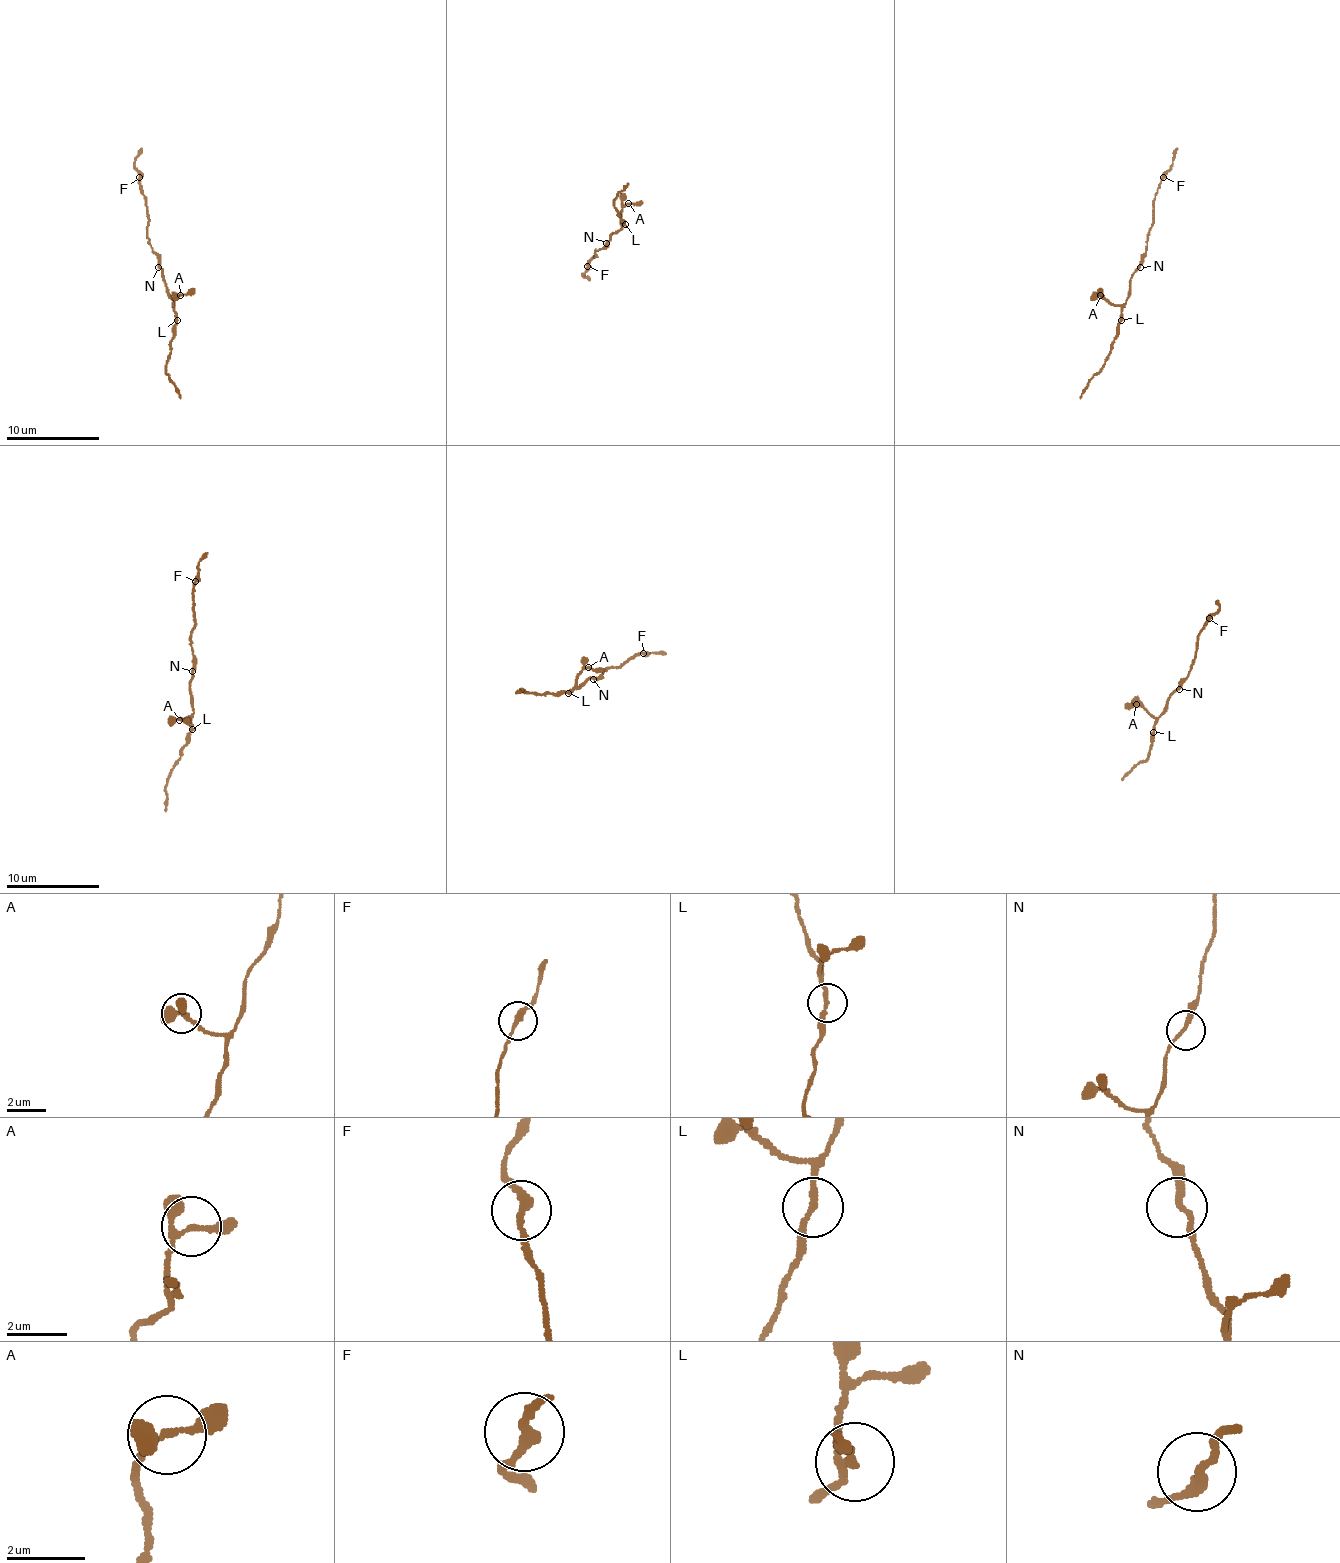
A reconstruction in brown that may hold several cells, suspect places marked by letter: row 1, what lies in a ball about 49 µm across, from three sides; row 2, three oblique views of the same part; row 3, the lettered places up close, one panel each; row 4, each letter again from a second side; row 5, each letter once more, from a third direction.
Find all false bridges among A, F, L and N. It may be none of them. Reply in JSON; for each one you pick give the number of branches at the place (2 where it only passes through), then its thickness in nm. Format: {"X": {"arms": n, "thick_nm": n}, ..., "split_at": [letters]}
{"split_at": []}

